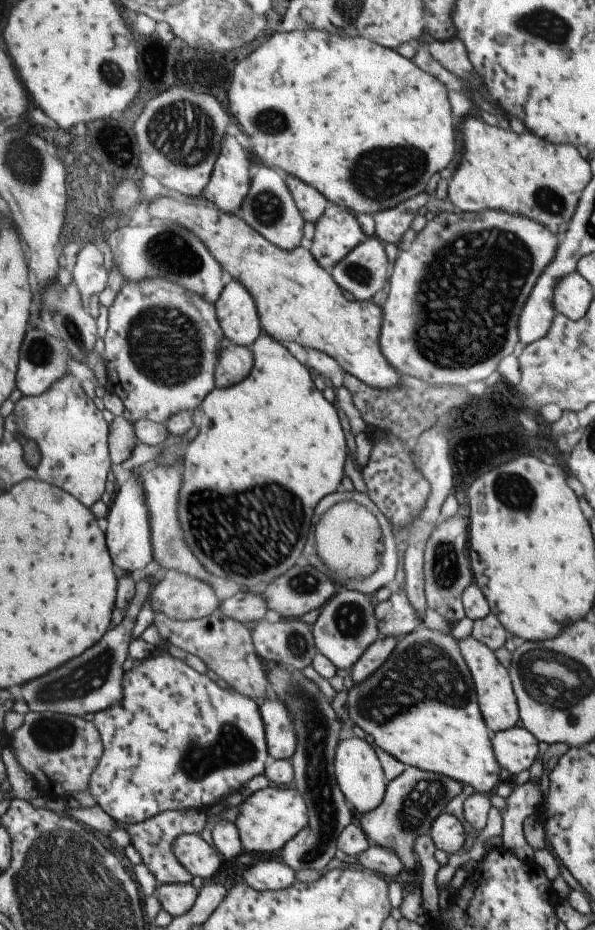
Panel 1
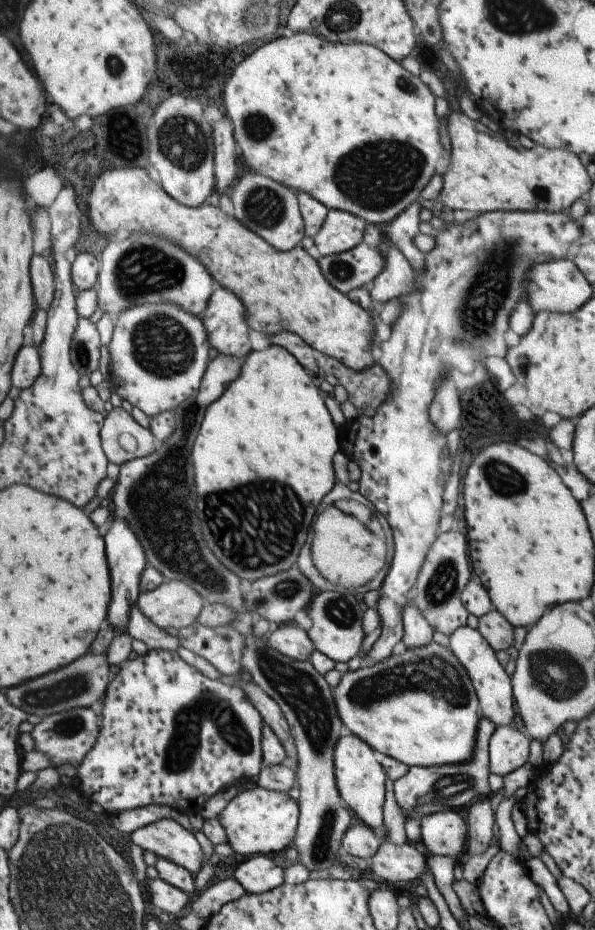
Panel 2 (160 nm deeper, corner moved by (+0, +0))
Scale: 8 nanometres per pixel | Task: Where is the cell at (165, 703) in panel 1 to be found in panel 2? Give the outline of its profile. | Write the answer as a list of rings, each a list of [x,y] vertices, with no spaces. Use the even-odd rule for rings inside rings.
[[[151,649],[145,655],[138,656],[135,660],[127,660],[120,665],[117,675],[113,676],[110,688],[102,708],[103,719],[100,722],[101,734],[98,744],[87,757],[84,758],[82,765],[79,767],[76,777],[76,789],[85,801],[98,803],[106,815],[117,815],[123,811],[144,806],[168,805],[181,813],[189,815],[200,814],[205,808],[205,804],[224,789],[237,786],[246,781],[255,781],[265,768],[263,763],[262,737],[265,726],[261,712],[247,698],[246,691],[242,685],[225,684],[221,680],[207,678],[201,670],[185,662],[178,652],[171,650]]]

